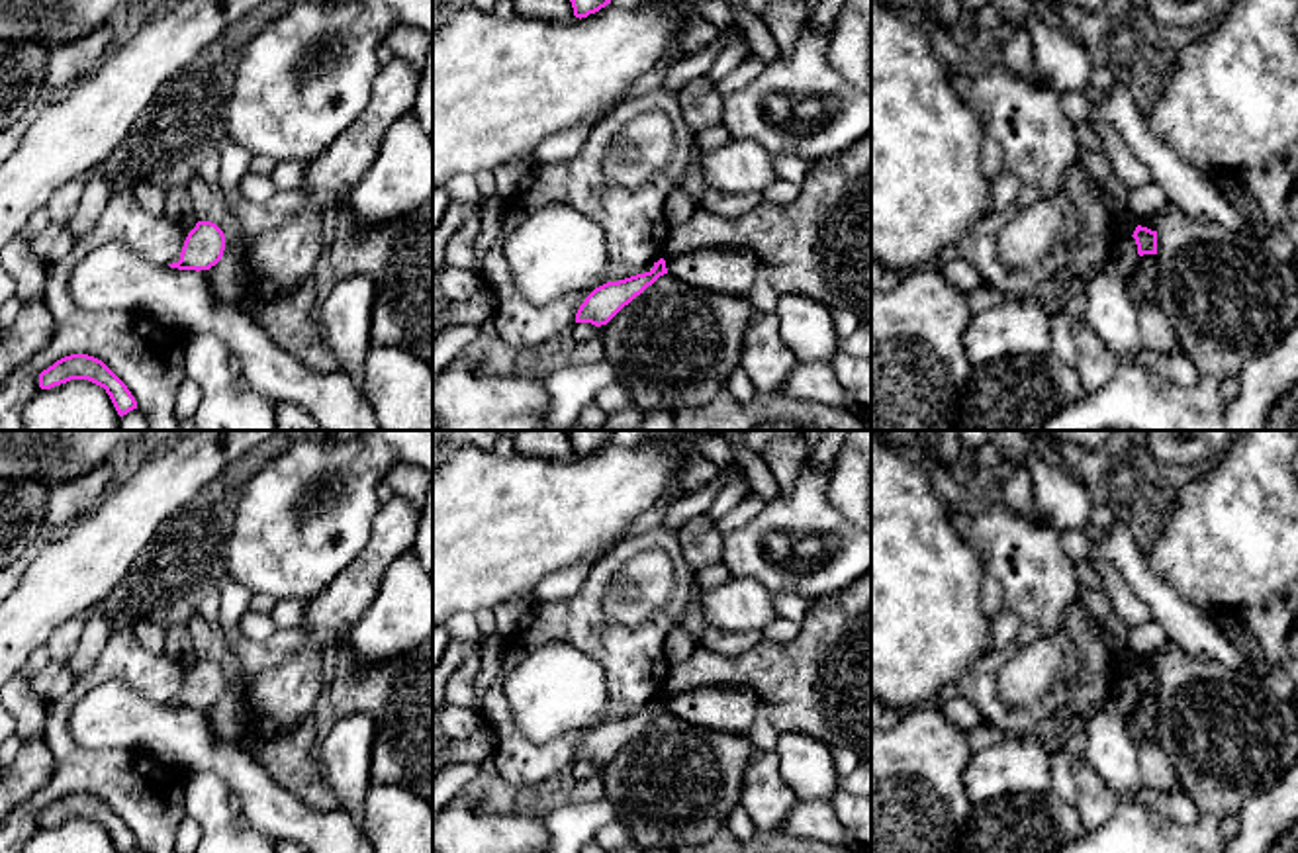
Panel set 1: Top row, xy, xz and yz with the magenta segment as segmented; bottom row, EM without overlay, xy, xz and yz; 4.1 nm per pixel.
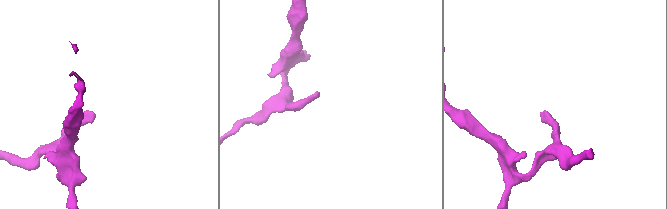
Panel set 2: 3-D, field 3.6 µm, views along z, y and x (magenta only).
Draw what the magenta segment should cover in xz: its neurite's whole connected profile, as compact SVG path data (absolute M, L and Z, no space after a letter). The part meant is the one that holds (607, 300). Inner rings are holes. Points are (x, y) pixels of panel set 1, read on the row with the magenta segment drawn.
M660 258L650 272L595 288L579 305L576 323L607 325L625 305L664 274L668 274L666 260Z

